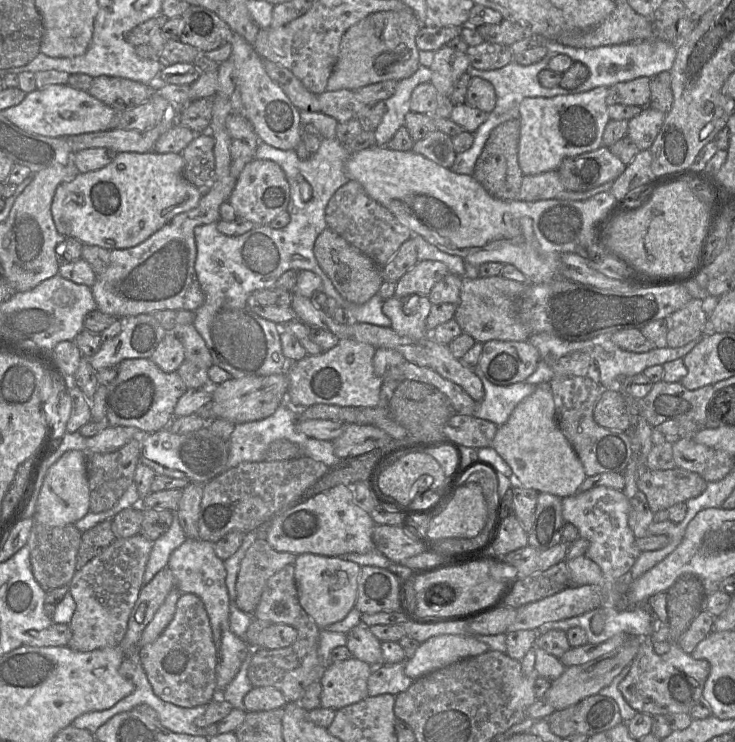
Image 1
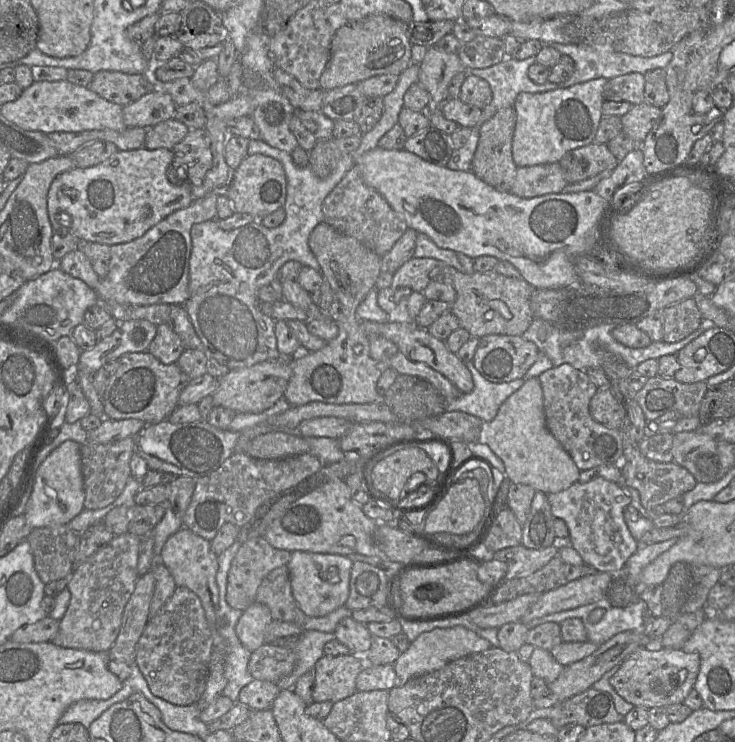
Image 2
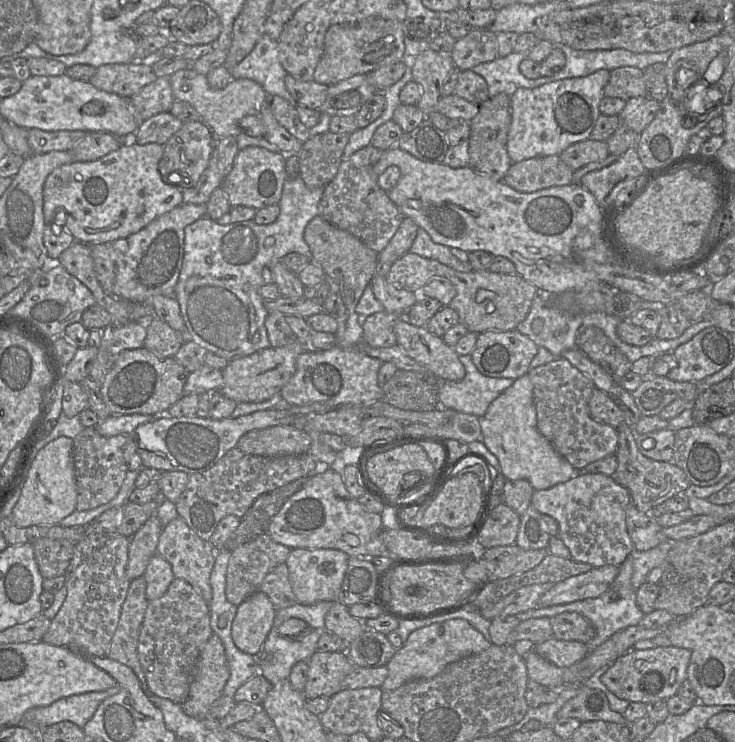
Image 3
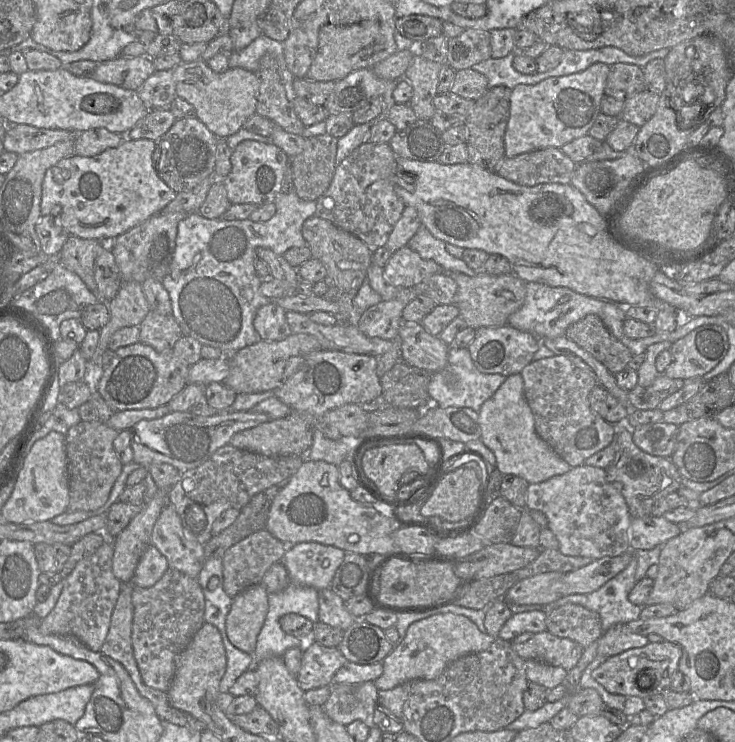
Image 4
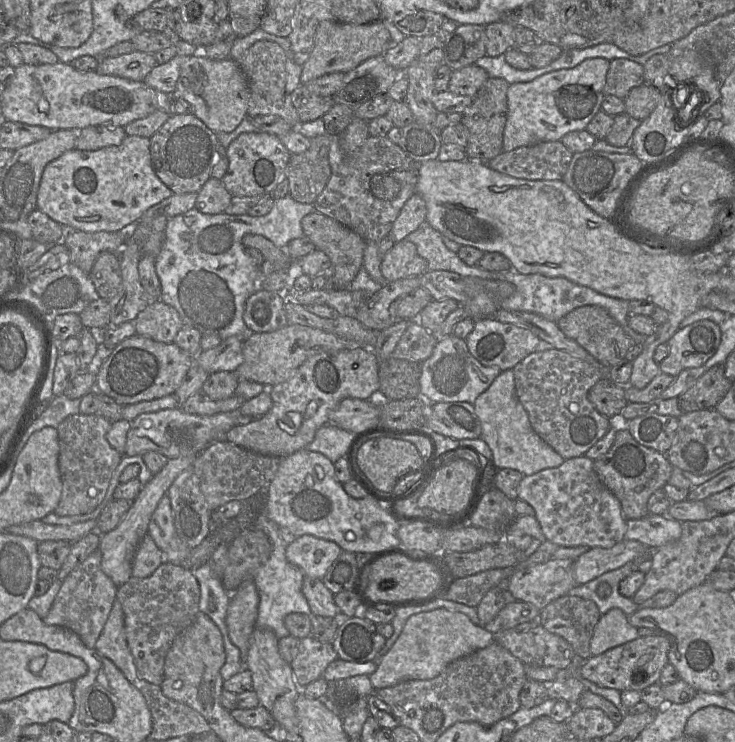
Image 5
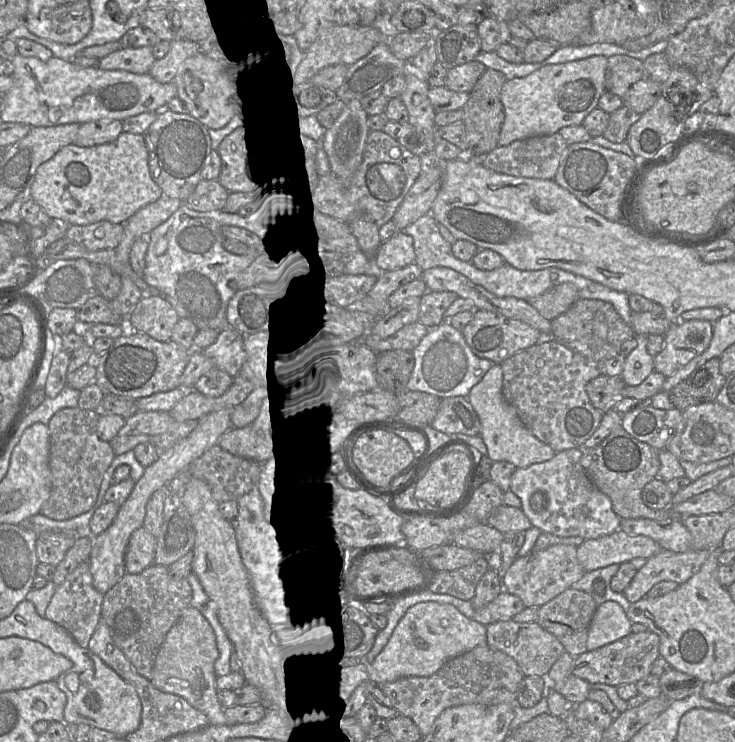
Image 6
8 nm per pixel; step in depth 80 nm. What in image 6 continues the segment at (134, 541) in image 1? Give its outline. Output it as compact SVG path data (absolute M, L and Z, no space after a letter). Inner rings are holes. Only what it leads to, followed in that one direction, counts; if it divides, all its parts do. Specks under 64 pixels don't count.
M88 561L81 563L65 581L57 586L56 591L47 607L46 618L66 629L74 640L82 647L88 643L101 621L101 611L104 594L93 585L93 577Z

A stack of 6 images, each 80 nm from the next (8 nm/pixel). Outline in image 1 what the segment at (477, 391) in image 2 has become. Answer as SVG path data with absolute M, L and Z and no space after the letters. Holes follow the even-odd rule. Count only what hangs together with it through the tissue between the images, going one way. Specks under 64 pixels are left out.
M478 366L473 371L481 380L485 391L484 398L476 404L473 416L488 420L497 426L506 423L515 407L536 388L526 381L499 386L490 382Z

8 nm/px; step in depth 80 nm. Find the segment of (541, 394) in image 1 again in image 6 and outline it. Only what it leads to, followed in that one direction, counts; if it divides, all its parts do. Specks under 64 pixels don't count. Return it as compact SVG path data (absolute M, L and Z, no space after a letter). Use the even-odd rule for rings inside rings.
M501 364L492 366L482 379L472 387L467 399L479 416L481 437L492 461L508 461L517 468L552 459L556 452L534 436L521 421L516 409L503 396L503 370Z

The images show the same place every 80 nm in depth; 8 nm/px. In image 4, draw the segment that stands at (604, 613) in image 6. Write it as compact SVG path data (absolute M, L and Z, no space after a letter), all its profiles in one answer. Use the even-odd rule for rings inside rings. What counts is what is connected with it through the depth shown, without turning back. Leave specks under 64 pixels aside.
M615 624L597 640L597 656L610 657L649 643L646 636L630 631L626 624Z

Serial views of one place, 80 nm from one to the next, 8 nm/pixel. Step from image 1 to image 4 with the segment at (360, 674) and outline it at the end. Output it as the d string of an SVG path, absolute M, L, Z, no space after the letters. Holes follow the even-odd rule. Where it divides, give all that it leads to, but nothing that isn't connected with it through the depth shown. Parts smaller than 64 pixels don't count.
M309 640L302 651L301 667L297 674L300 688L306 692L333 683L335 672L348 660L336 647L326 647Z

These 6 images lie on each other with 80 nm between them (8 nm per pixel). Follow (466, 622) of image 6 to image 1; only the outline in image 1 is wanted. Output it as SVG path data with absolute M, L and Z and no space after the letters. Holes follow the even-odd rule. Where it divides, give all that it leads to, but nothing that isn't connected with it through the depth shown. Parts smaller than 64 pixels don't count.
M443 634L420 643L413 657L404 662L405 674L416 680L445 668L462 659L480 655L489 650L486 643L472 636Z

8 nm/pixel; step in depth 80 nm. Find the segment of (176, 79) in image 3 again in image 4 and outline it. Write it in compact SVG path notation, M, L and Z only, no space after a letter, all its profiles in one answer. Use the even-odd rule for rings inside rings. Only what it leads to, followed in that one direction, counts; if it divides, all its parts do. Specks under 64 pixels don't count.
M198 59L179 64L174 68L173 76L177 96L194 106L197 118L219 139L235 134L256 113L260 87L256 73L244 68L229 68L223 73L216 73L207 62Z

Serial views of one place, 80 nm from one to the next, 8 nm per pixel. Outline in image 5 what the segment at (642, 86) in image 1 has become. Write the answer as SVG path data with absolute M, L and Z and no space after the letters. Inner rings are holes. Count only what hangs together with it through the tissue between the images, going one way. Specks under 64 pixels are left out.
M616 58L609 62L605 95L613 95L624 100L631 89L643 83L644 70L641 64L623 58Z

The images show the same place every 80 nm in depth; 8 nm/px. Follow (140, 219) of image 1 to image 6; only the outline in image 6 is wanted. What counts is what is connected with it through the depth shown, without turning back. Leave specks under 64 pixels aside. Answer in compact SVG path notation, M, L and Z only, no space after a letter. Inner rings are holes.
M122 132L116 141L93 147L70 144L41 164L31 197L51 219L85 226L99 221L123 224L142 207L157 201L162 189L151 177L143 135Z

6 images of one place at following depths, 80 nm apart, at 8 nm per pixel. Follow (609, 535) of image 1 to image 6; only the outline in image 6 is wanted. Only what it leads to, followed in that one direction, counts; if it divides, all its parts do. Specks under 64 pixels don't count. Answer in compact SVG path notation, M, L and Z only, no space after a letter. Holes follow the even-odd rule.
M567 449L548 461L516 468L512 474L510 490L521 500L521 510L532 525L542 532L596 539L621 530L621 519L613 511L610 498L588 478L581 457L581 449Z

